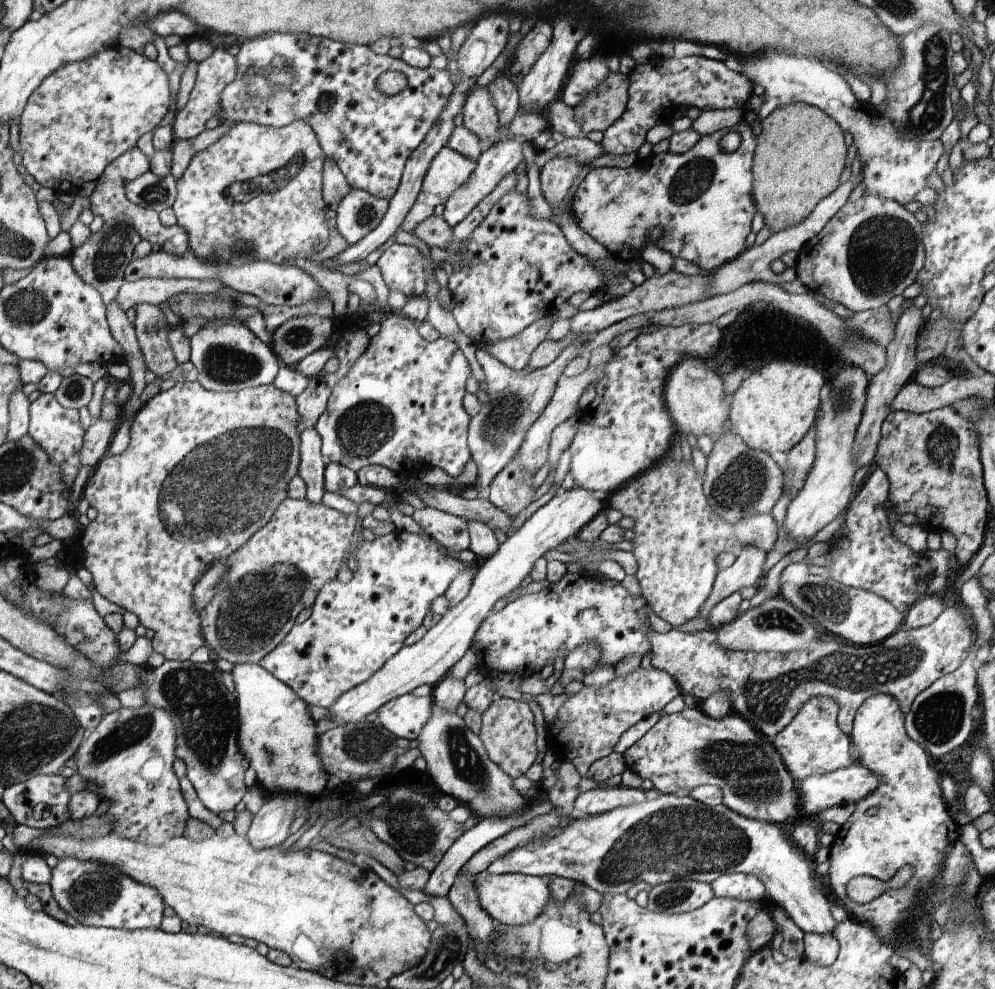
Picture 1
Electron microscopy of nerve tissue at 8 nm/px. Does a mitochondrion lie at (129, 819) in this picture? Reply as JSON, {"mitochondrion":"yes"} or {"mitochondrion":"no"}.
{"mitochondrion":"no"}

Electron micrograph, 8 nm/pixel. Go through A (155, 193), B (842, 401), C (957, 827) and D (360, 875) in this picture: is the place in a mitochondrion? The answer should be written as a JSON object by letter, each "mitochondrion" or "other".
{"A":"mitochondrion","B":"mitochondrion","C":"other","D":"mitochondrion"}

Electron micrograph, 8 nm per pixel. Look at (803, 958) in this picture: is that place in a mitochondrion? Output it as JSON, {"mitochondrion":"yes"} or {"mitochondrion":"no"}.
{"mitochondrion":"no"}

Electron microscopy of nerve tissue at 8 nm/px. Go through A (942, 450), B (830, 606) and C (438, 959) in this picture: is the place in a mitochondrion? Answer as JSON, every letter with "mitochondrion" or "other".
{"A":"mitochondrion","B":"mitochondrion","C":"mitochondrion"}

